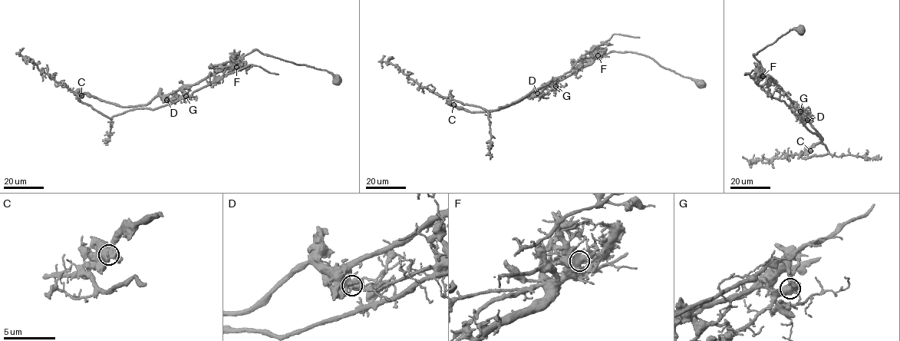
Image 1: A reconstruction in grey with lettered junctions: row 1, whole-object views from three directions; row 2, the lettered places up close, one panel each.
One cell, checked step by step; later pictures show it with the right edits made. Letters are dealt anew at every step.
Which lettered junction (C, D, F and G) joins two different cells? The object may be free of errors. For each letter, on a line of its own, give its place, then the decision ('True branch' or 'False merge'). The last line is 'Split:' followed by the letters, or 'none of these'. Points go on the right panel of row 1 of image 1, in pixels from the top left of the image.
C: Place: (810, 150). True branch
D: Place: (807, 120). False merge
F: Place: (763, 76). True branch
G: Place: (800, 111). True branch
Split: D

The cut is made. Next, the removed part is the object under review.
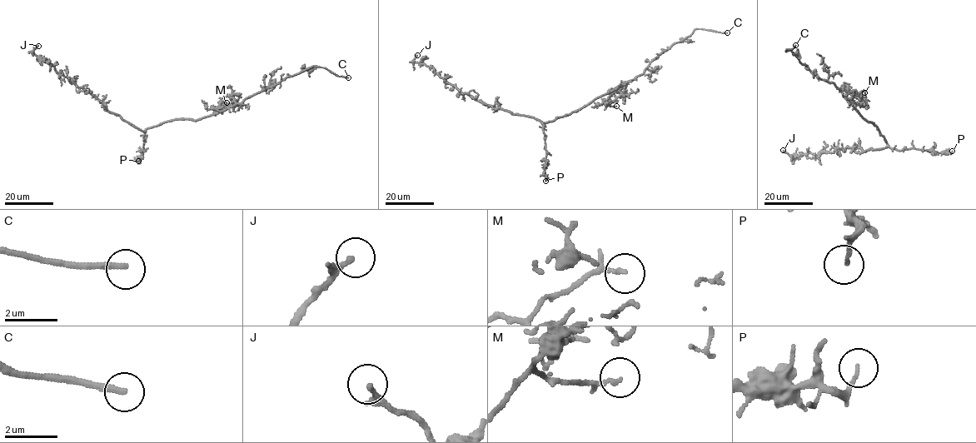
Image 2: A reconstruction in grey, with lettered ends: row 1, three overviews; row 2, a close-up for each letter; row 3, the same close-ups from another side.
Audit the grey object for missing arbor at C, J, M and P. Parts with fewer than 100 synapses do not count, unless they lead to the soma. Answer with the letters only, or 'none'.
C

